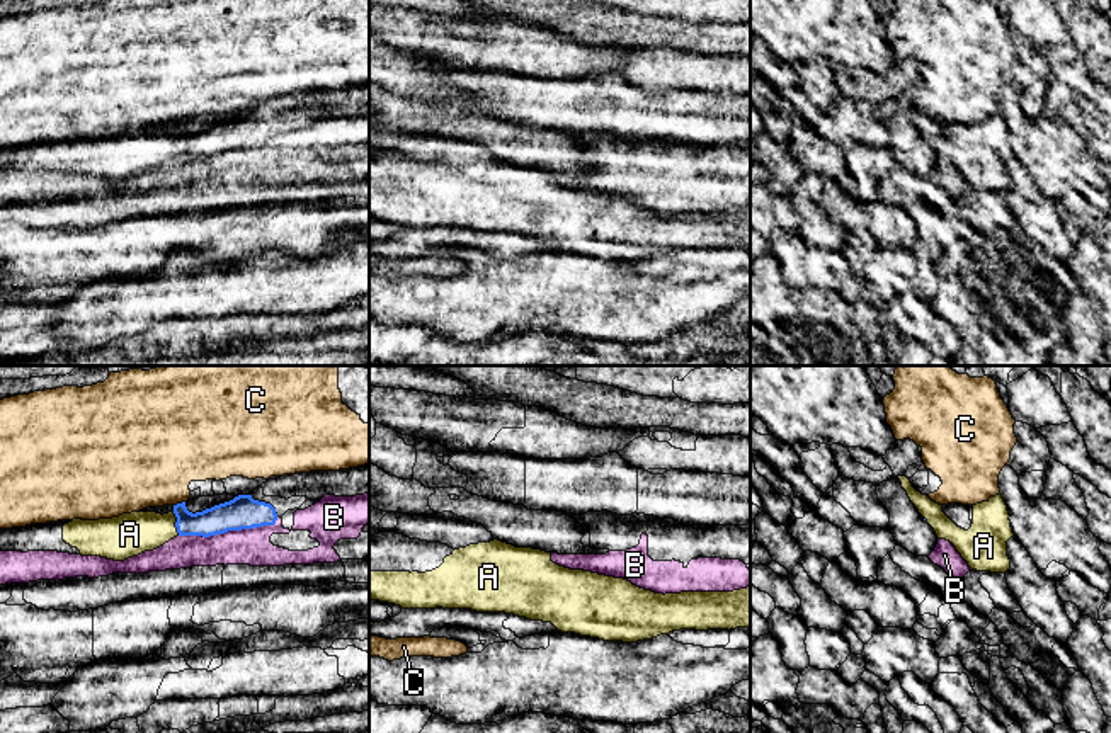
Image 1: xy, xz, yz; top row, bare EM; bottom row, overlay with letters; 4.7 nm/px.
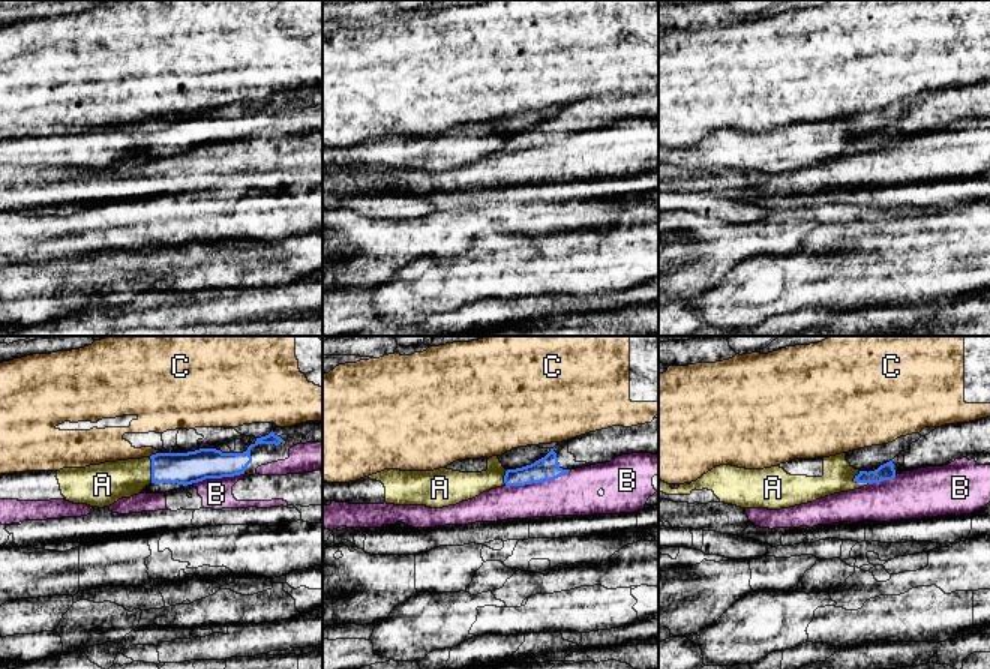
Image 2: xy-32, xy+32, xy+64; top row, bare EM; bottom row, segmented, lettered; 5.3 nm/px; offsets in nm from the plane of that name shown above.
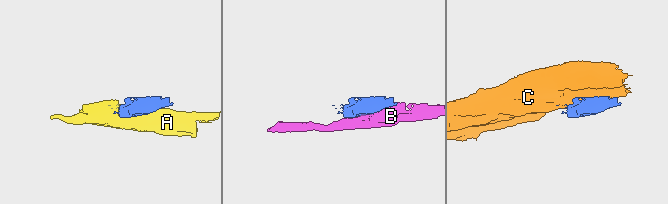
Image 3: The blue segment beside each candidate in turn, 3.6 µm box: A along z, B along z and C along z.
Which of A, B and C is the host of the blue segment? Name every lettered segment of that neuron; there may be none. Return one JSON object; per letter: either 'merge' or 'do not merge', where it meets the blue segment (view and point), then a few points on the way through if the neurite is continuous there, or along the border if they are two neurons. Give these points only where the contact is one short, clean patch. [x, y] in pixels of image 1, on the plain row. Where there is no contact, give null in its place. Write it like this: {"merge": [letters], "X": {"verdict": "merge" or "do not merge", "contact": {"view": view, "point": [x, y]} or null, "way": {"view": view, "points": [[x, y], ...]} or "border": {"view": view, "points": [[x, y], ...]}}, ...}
{"merge": ["A"], "A": {"verdict": "merge", "contact": {"view": "xy", "point": [176, 142]}}, "B": {"verdict": "do not merge", "contact": {"view": "xy", "point": [228, 148]}, "border": {"view": "xy", "points": [[278, 136], [273, 143], [228, 148], [208, 155], [179, 155]]}}, "C": {"verdict": "do not merge", "contact": {"view": "xy", "point": [179, 123]}, "border": {"view": "xy", "points": [[184, 119], [174, 125]]}}}

